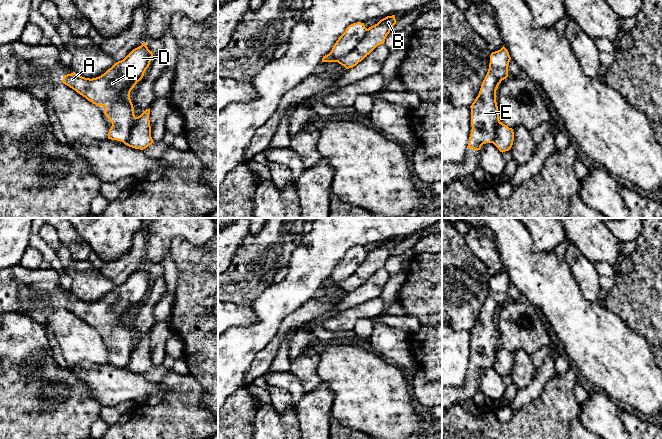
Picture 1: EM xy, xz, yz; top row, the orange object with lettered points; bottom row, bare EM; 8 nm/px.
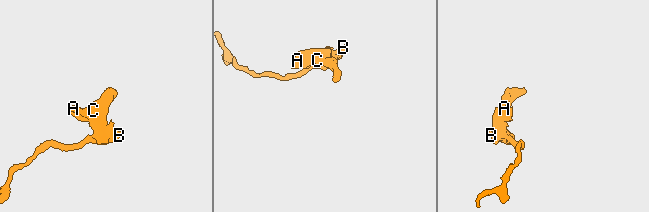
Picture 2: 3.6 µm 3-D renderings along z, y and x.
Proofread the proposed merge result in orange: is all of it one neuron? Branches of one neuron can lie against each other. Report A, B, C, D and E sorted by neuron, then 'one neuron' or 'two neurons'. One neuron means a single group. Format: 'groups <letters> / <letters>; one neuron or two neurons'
groups A C D E / B; two neurons

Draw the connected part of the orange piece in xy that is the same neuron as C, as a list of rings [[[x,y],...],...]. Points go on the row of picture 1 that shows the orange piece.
[[[144,42],[99,77],[90,79],[73,72],[65,75],[62,82],[96,106],[105,107],[104,114],[112,123],[108,139],[126,140],[136,119],[130,92],[143,78],[152,57]]]

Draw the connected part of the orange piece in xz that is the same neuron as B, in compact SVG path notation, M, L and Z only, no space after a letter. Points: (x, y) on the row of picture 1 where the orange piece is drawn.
M395 15L381 19L377 24L367 29L365 36L351 52L341 56L334 56L330 52L323 56L322 62L338 62L346 69L353 68L377 46L384 44L387 35L396 22Z

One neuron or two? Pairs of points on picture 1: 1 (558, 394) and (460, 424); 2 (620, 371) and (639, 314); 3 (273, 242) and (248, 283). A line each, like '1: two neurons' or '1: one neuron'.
1: one neuron
2: two neurons
3: one neuron

